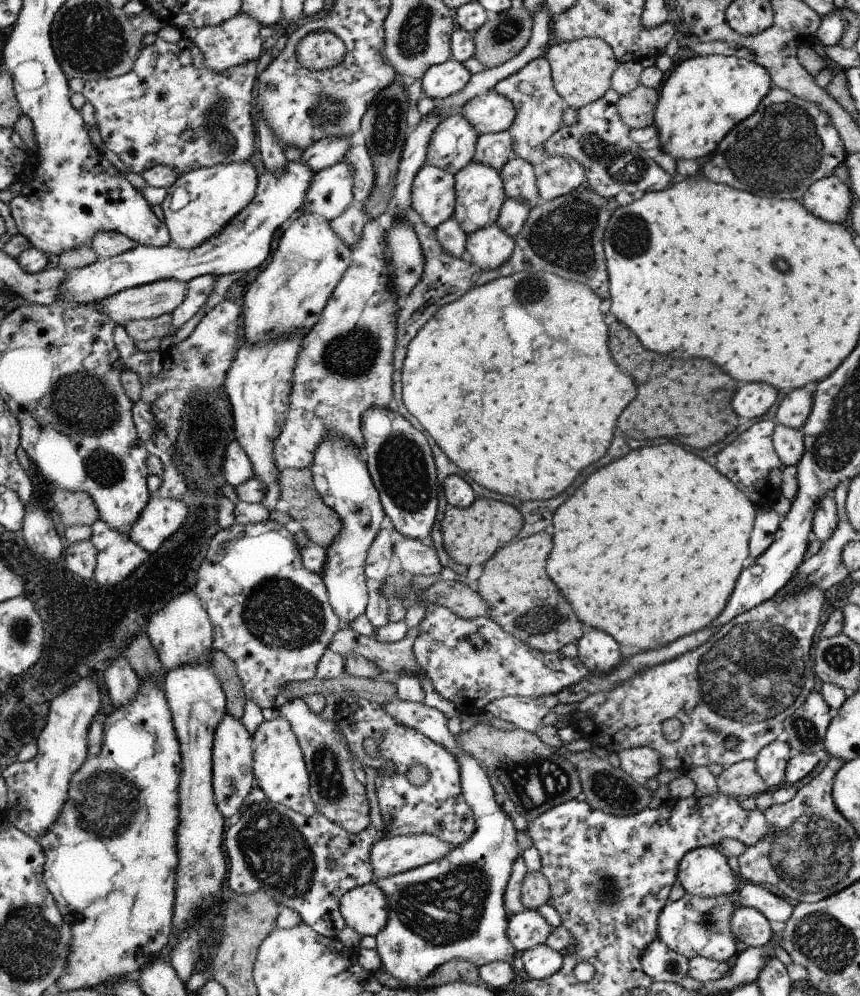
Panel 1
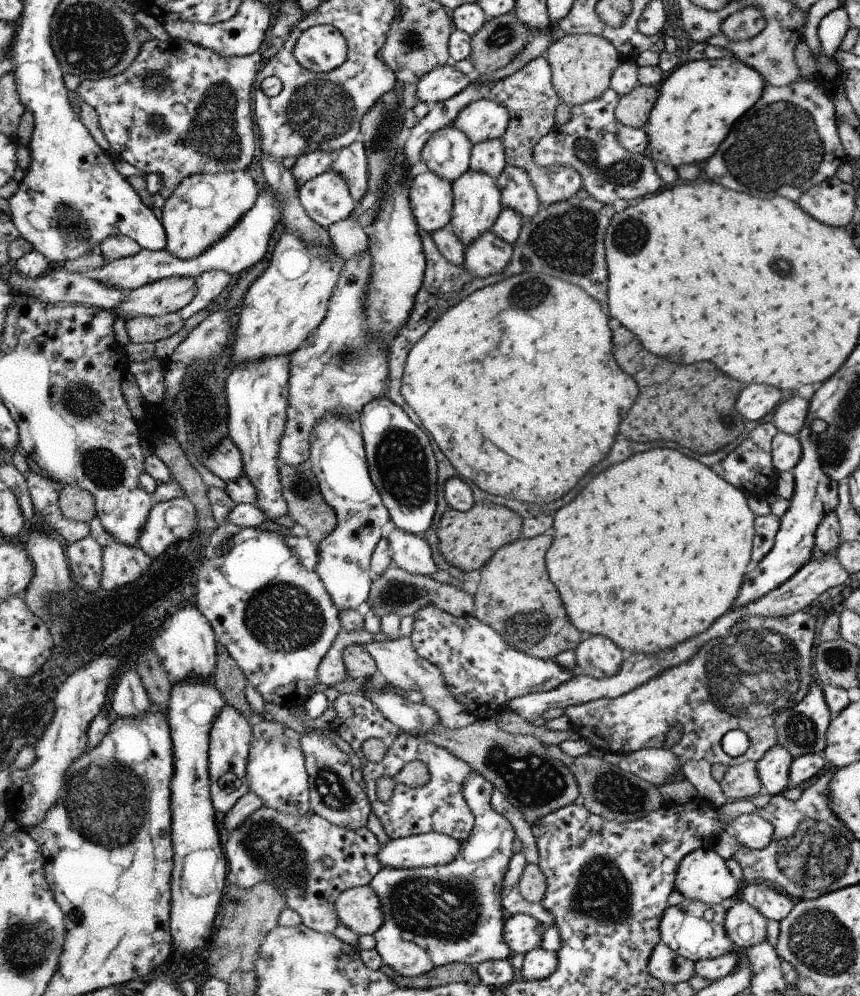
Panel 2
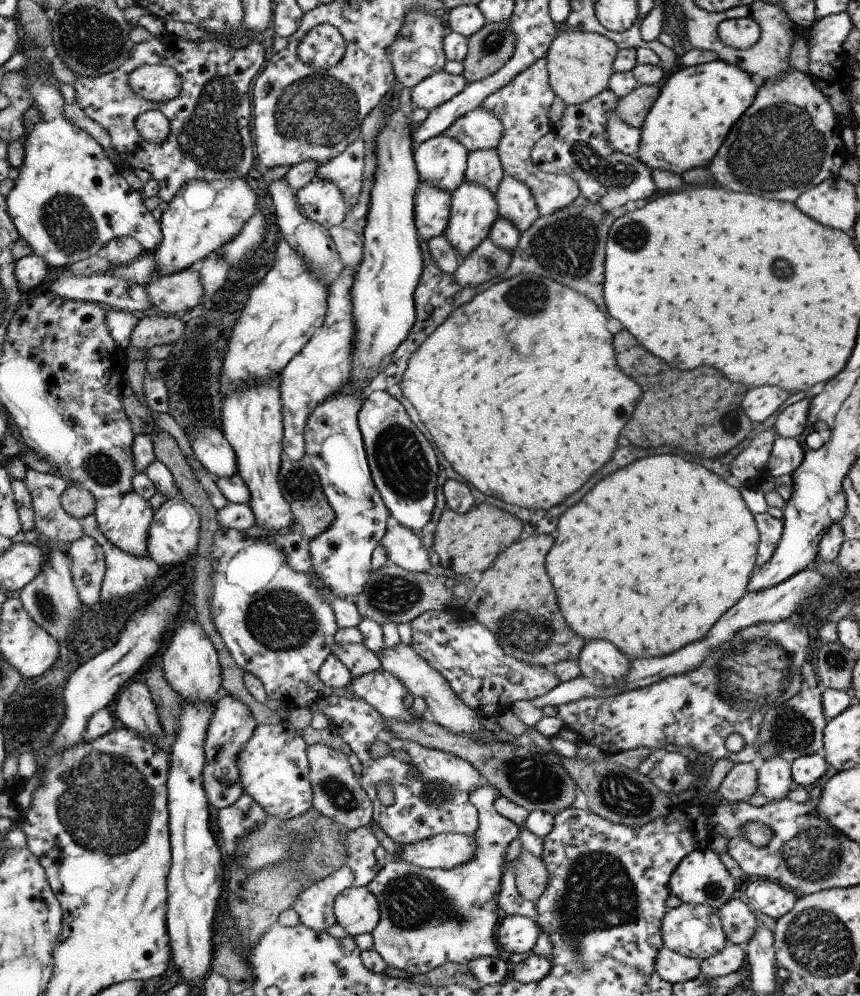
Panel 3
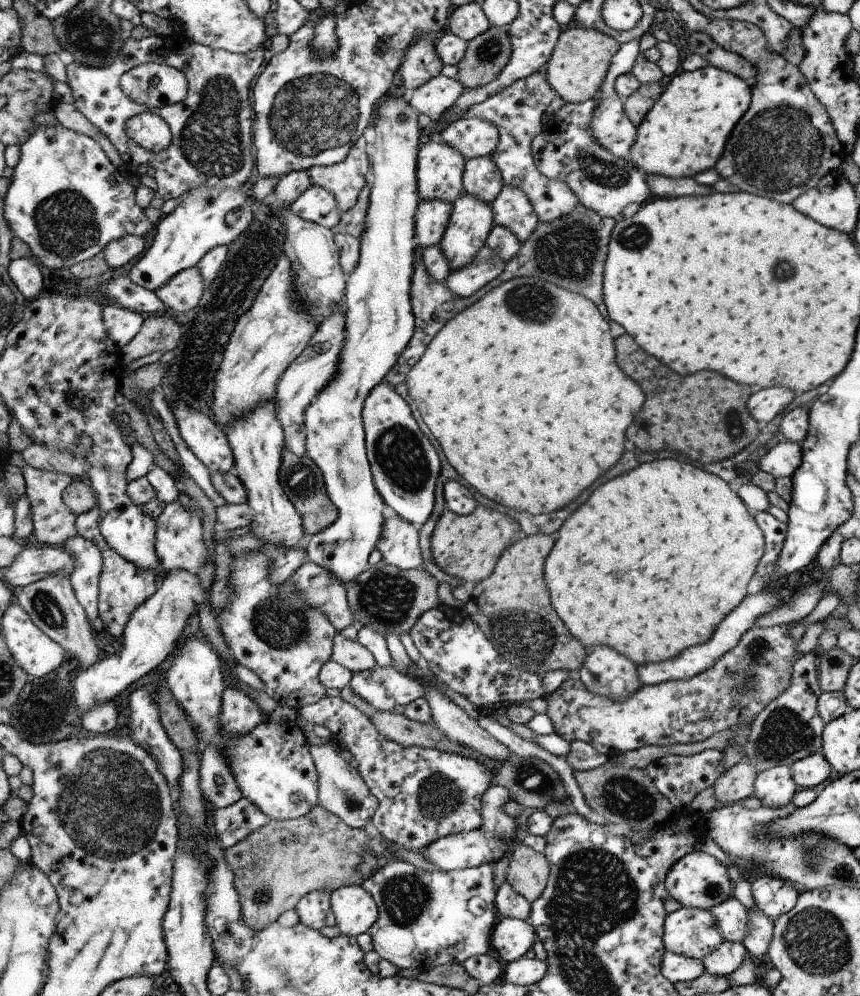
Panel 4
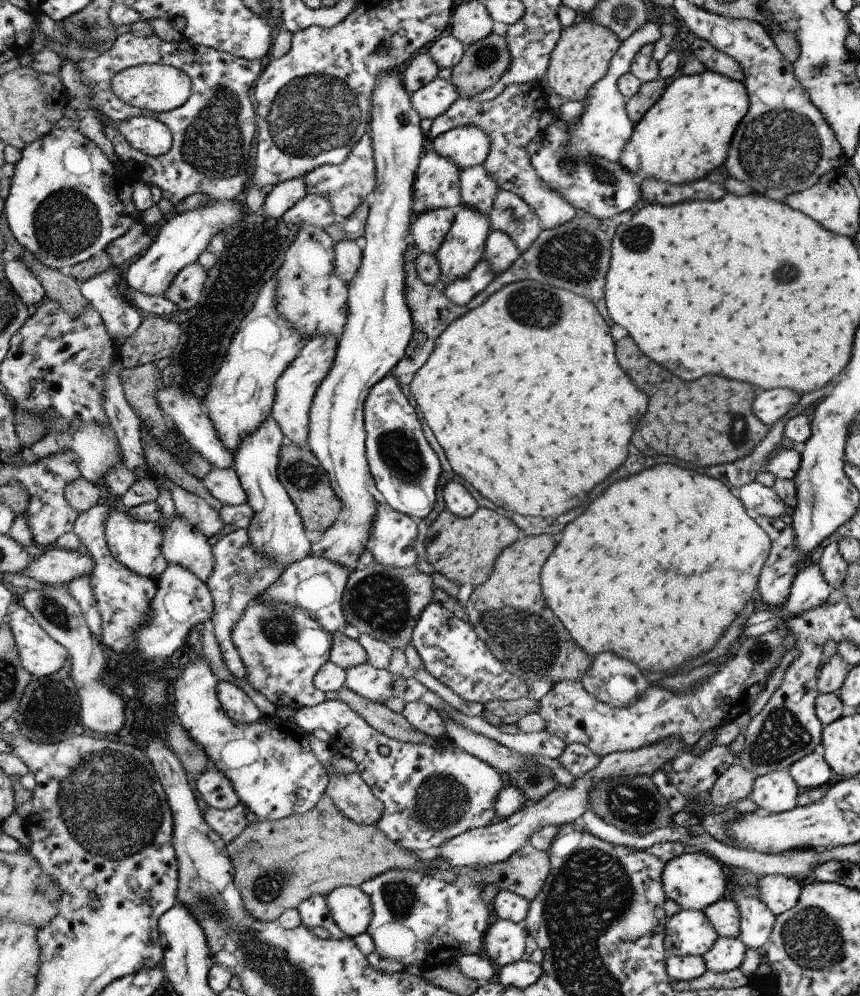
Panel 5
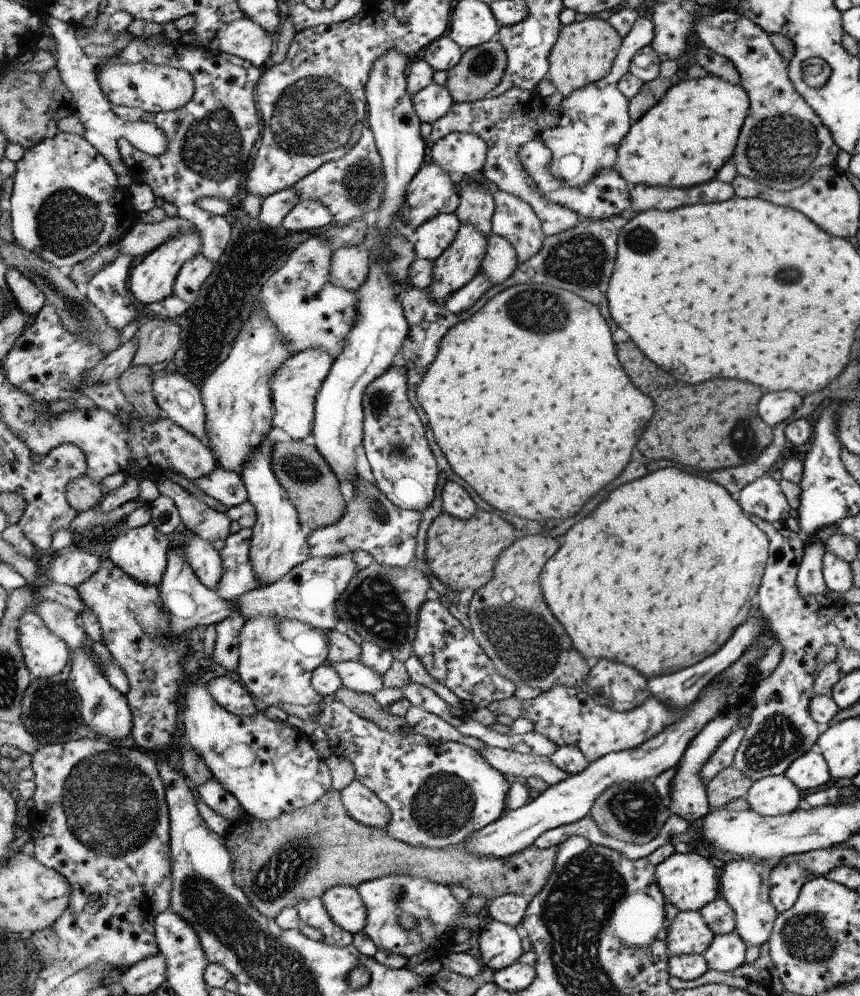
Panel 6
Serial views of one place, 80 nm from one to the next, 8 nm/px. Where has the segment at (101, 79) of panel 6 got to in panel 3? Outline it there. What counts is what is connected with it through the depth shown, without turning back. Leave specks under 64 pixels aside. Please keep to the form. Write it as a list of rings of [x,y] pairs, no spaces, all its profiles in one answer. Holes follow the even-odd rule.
[[[166,65],[138,67],[130,76],[130,86],[136,95],[154,103],[165,103],[176,98],[182,83],[180,74]]]

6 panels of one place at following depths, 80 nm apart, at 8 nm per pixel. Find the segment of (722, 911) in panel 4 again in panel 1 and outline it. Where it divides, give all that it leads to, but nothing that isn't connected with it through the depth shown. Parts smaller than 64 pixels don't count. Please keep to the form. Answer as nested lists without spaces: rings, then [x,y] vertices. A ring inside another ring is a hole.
[[[737,908],[732,916],[732,932],[744,947],[761,947],[771,941],[773,931],[768,917],[757,908]]]

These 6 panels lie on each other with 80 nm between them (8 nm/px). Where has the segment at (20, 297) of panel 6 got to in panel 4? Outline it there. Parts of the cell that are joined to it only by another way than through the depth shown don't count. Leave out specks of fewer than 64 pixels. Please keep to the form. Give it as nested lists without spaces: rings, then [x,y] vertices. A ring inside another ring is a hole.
[[[29,257],[13,259],[9,264],[9,277],[21,289],[23,297],[28,301],[37,299],[47,289],[44,287],[44,276],[38,267],[38,261],[34,262]]]

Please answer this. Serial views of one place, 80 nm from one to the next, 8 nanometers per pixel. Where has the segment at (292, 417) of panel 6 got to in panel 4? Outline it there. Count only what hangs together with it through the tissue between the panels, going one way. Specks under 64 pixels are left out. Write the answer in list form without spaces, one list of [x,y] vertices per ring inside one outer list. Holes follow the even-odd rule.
[[[335,305],[335,311],[329,318],[318,326],[308,346],[302,351],[289,368],[284,372],[277,383],[276,398],[273,403],[277,409],[277,419],[281,421],[285,431],[285,449],[290,449],[297,455],[307,452],[305,444],[305,412],[316,400],[322,388],[334,380],[337,375],[337,366],[341,360],[341,350],[345,344],[345,312],[340,305]]]

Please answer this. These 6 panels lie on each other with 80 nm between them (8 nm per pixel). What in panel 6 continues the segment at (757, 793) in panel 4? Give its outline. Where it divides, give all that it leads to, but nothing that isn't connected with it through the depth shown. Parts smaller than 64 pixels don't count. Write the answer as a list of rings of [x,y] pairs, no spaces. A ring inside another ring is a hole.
[[[784,775],[753,781],[745,794],[750,809],[761,817],[788,815],[800,808],[800,789]]]

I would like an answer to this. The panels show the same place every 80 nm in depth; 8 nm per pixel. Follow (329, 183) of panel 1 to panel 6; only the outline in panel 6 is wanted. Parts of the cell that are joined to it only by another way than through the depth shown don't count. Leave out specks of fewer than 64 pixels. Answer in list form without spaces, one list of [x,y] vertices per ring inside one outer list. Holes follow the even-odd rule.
[[[300,201],[295,208],[285,216],[284,228],[290,231],[320,230],[333,223],[330,211],[318,201]]]

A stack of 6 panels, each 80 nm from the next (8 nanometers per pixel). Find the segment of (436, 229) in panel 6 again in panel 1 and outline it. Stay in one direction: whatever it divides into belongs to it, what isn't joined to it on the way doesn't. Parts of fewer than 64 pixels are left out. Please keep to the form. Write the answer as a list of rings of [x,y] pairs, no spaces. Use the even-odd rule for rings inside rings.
[[[426,164],[413,180],[412,208],[423,223],[436,230],[453,218],[457,206],[457,183],[454,174]]]

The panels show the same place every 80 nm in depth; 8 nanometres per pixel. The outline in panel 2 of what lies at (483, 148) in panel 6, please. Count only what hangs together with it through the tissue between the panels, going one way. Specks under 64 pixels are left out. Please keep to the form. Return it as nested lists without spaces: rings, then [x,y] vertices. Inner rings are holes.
[[[482,98],[470,103],[453,122],[453,126],[465,133],[474,145],[500,139],[508,128],[509,114],[496,101]]]

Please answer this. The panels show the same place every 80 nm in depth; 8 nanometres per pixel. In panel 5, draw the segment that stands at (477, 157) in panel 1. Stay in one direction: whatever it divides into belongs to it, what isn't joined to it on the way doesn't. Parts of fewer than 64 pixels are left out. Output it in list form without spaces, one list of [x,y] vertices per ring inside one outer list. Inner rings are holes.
[[[484,164],[460,171],[461,204],[488,215],[496,202],[497,192],[501,190],[494,176]]]

